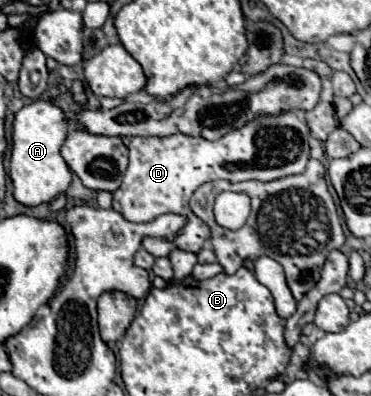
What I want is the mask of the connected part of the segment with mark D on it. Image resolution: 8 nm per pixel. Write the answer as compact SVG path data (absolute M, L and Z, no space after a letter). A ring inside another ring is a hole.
M285 112L279 116L259 116L257 120L249 122L247 126L229 132L227 136L219 138L217 142L209 142L205 138L191 138L185 134L173 134L165 138L131 138L129 144L129 168L123 176L123 182L119 190L113 192L113 210L117 210L125 220L129 222L151 222L161 214L173 212L187 216L187 226L181 230L181 234L175 238L175 242L167 242L161 238L145 238L143 248L153 256L169 256L173 250L185 250L197 254L205 242L209 240L211 232L205 222L201 222L189 208L191 194L205 182L213 180L229 180L229 182L241 182L241 180L259 180L259 182L271 182L285 176L301 174L305 172L307 160L309 160L309 128L297 118L295 112Z

